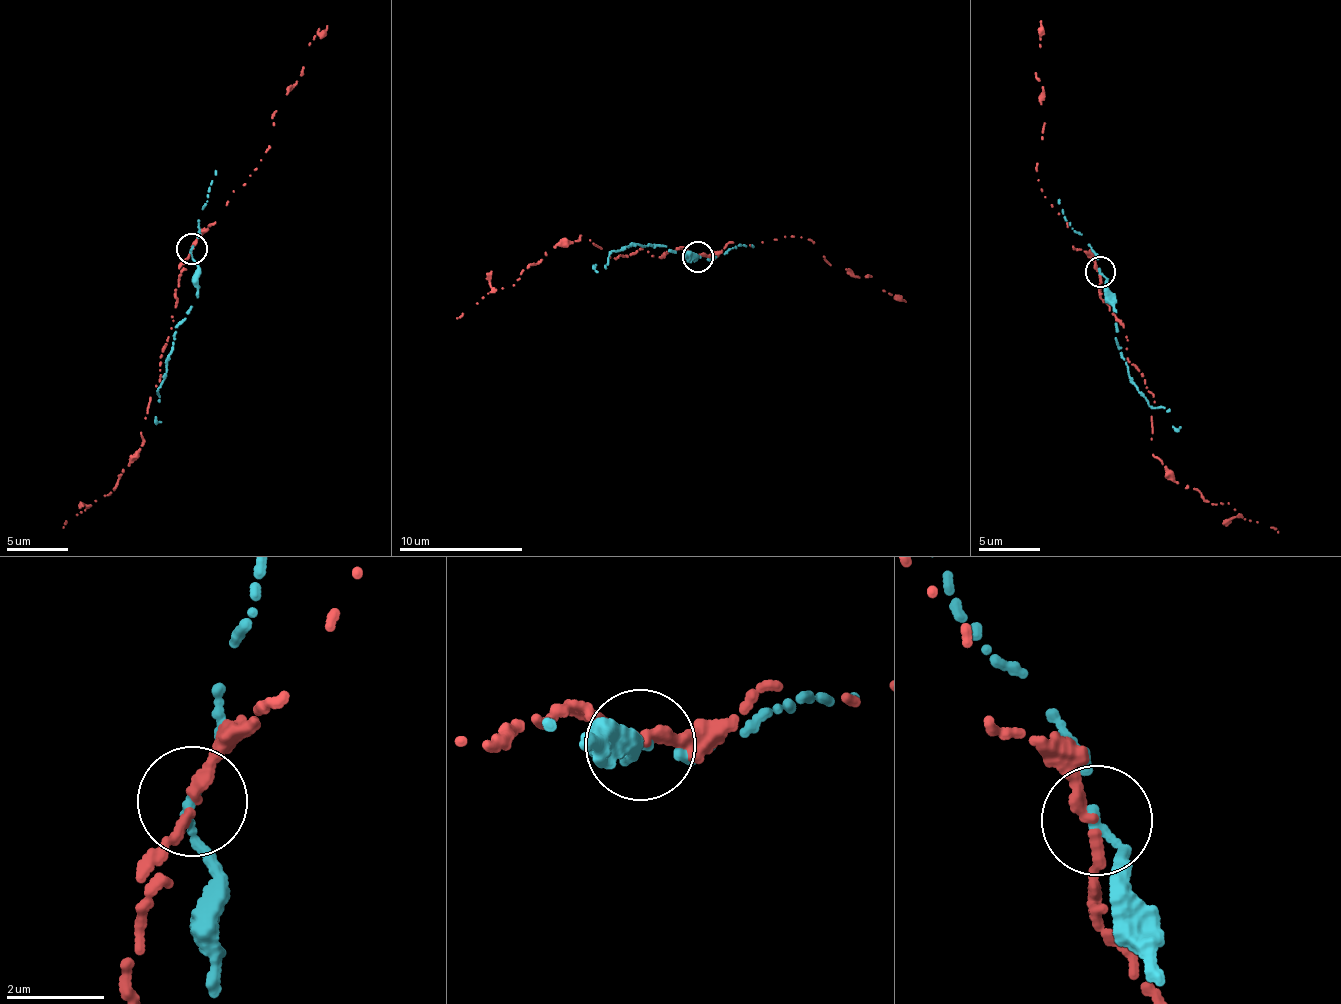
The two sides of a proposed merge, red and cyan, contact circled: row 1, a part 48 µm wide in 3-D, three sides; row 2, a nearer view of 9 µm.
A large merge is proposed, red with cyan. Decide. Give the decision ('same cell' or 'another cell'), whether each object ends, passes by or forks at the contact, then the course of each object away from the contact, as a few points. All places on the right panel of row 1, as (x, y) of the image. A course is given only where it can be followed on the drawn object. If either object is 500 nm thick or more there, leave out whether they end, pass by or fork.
another cell; red passes by; cyan passes by; course red (1099, 270), (1099, 296), (1152, 395), (1152, 454), (1185, 489), (1278, 533); course cyan (1100, 271), (1107, 283), (1117, 348), (1130, 380), (1156, 407), (1169, 412), (1173, 425), (1181, 425)

